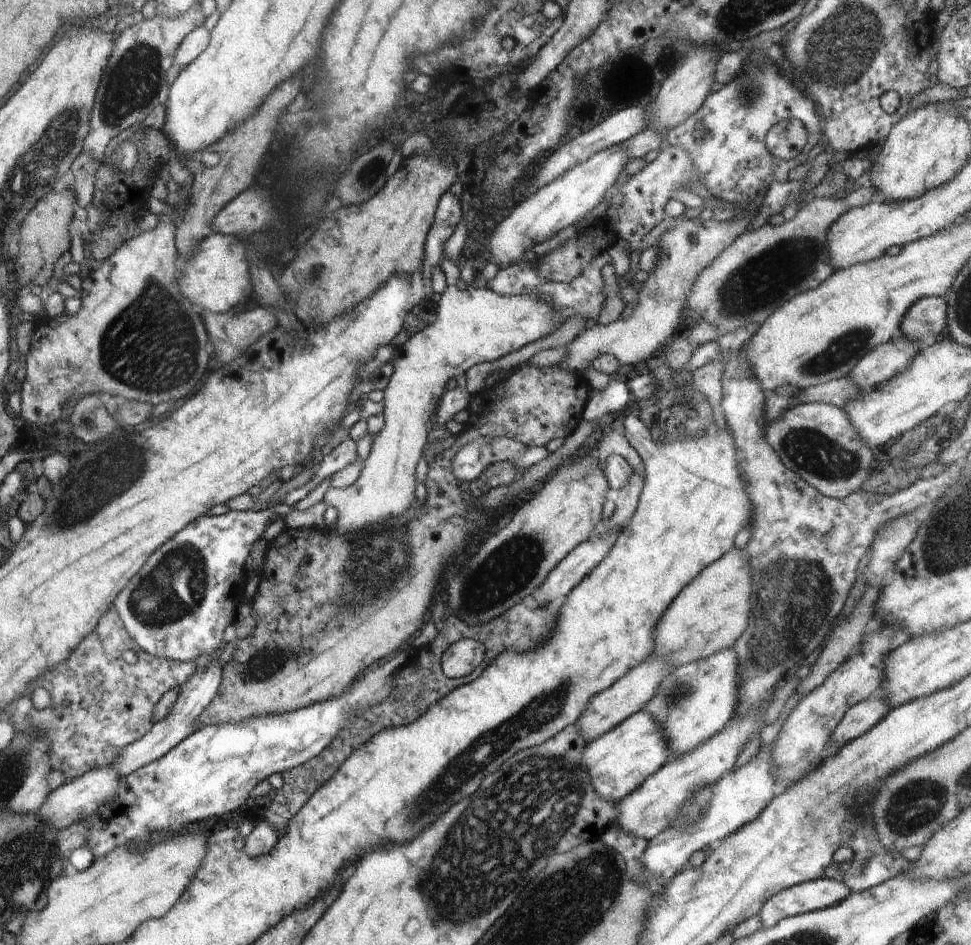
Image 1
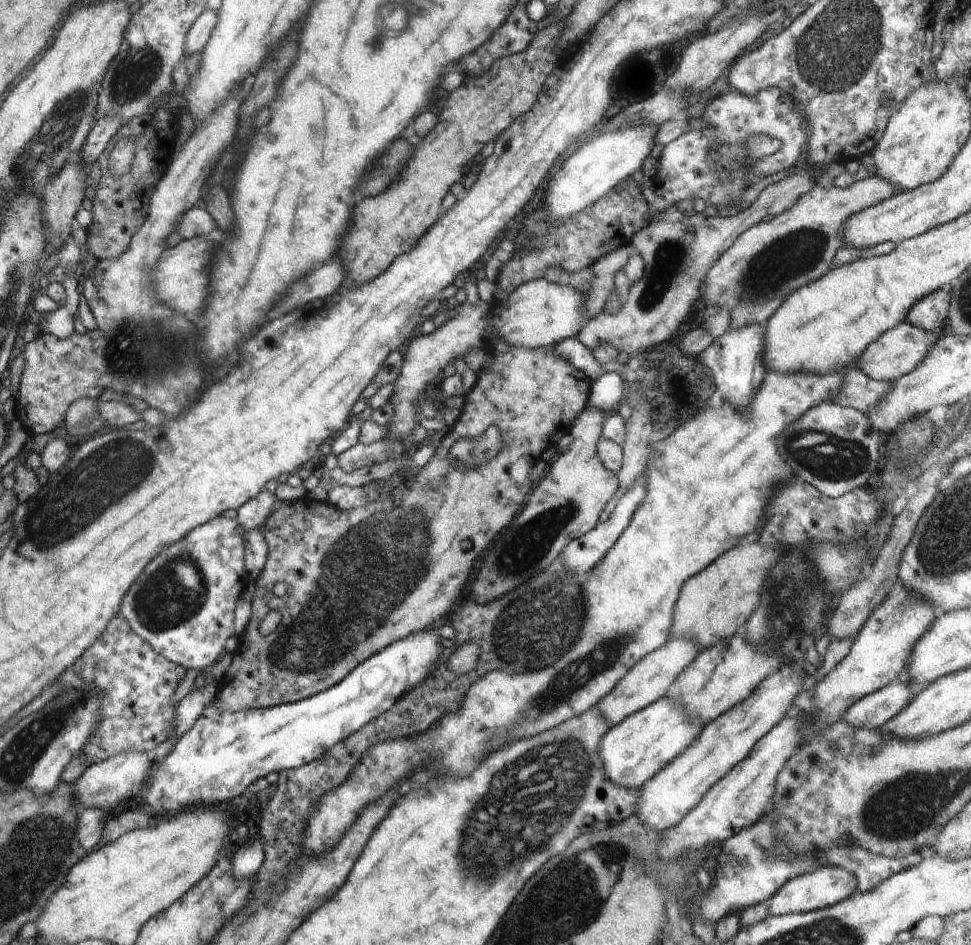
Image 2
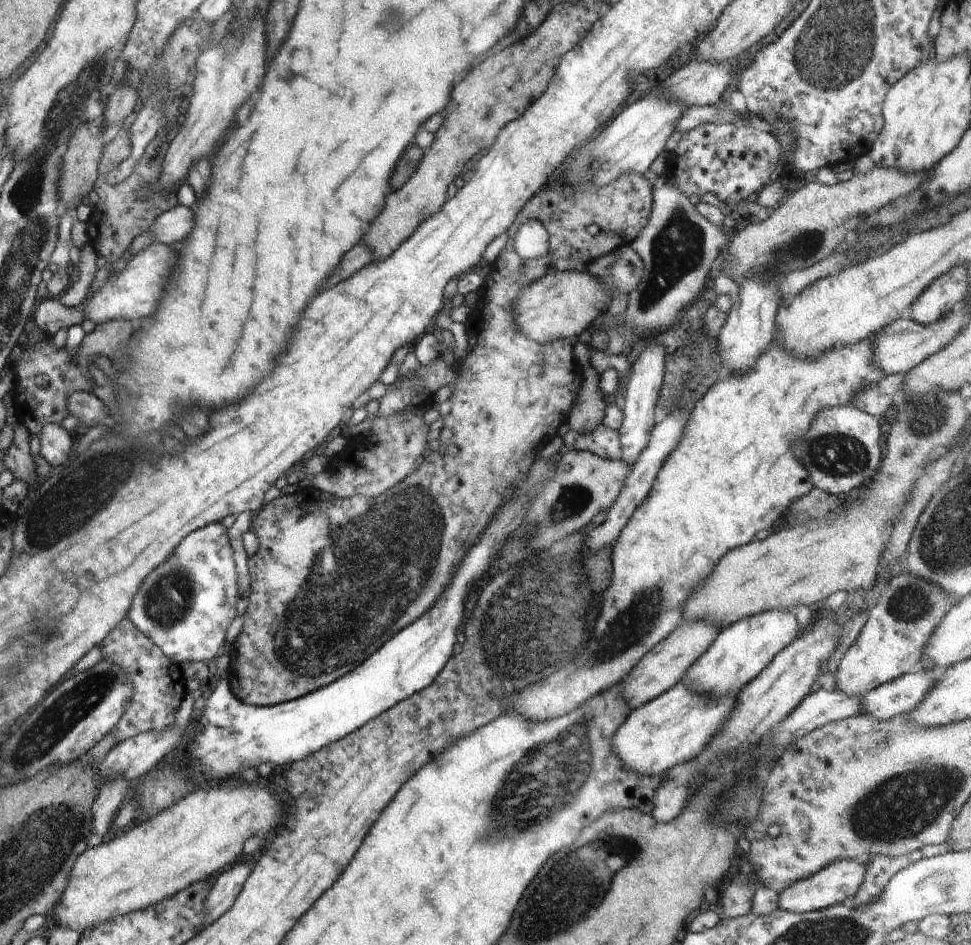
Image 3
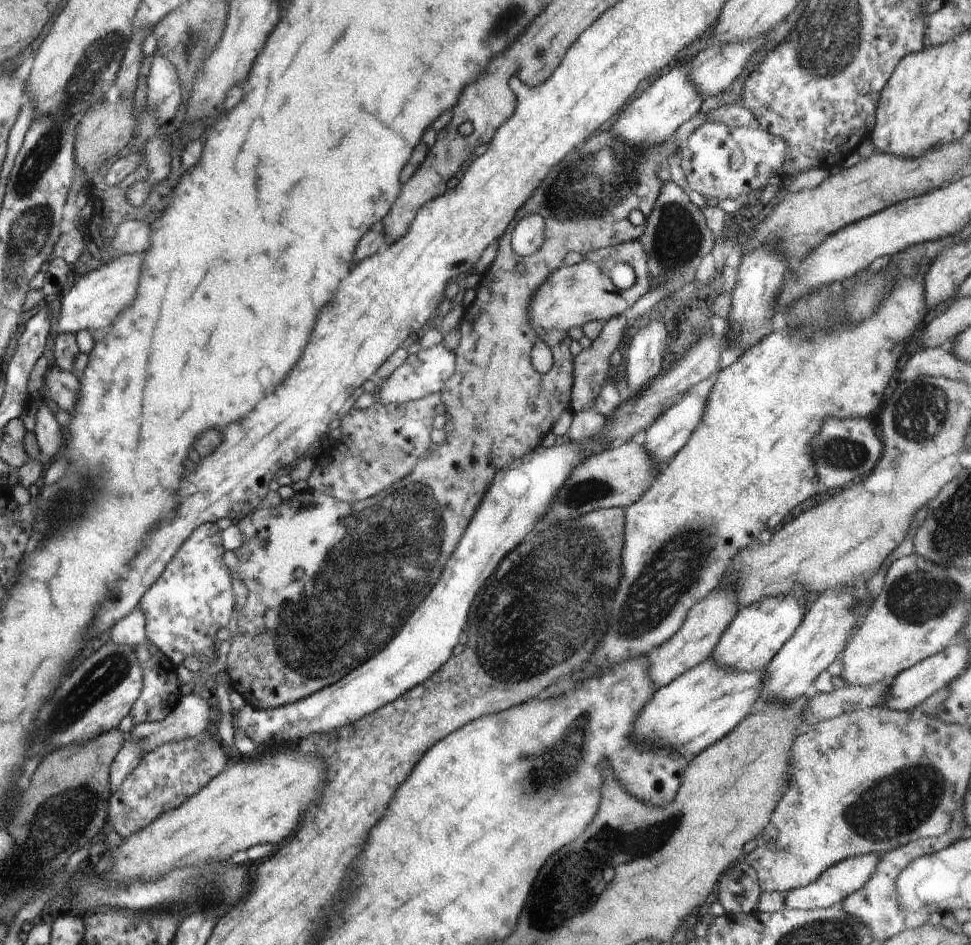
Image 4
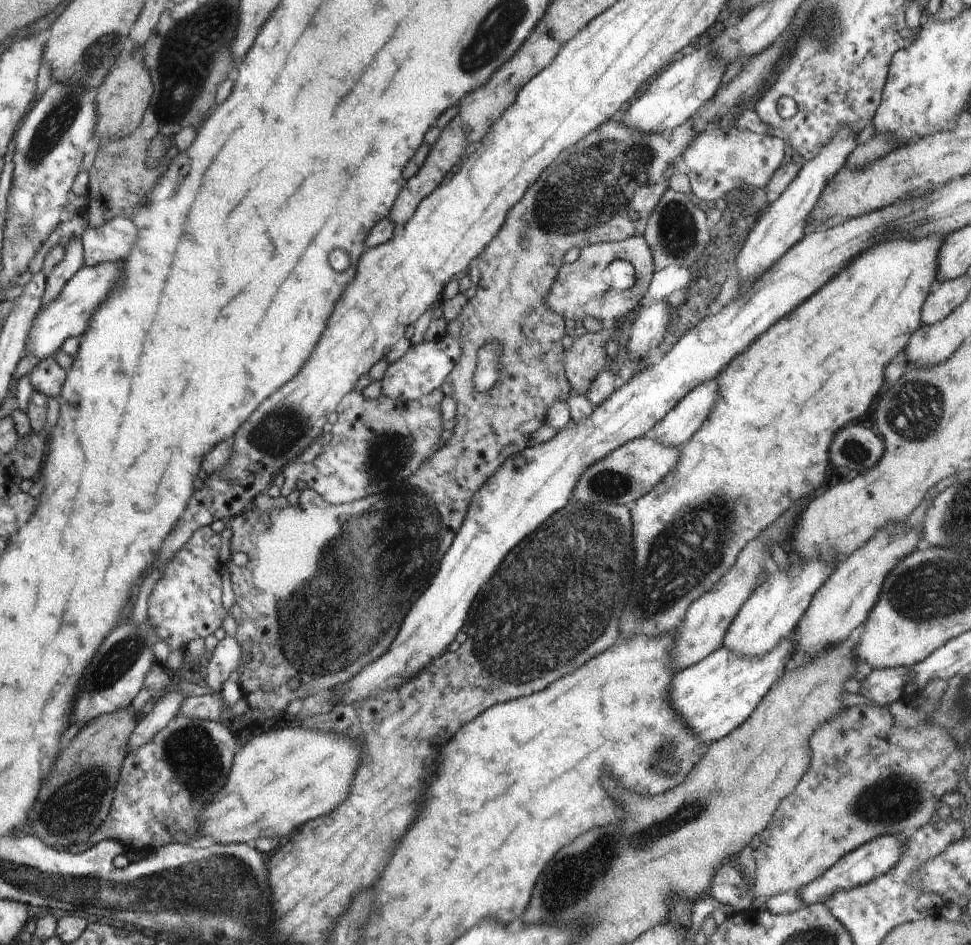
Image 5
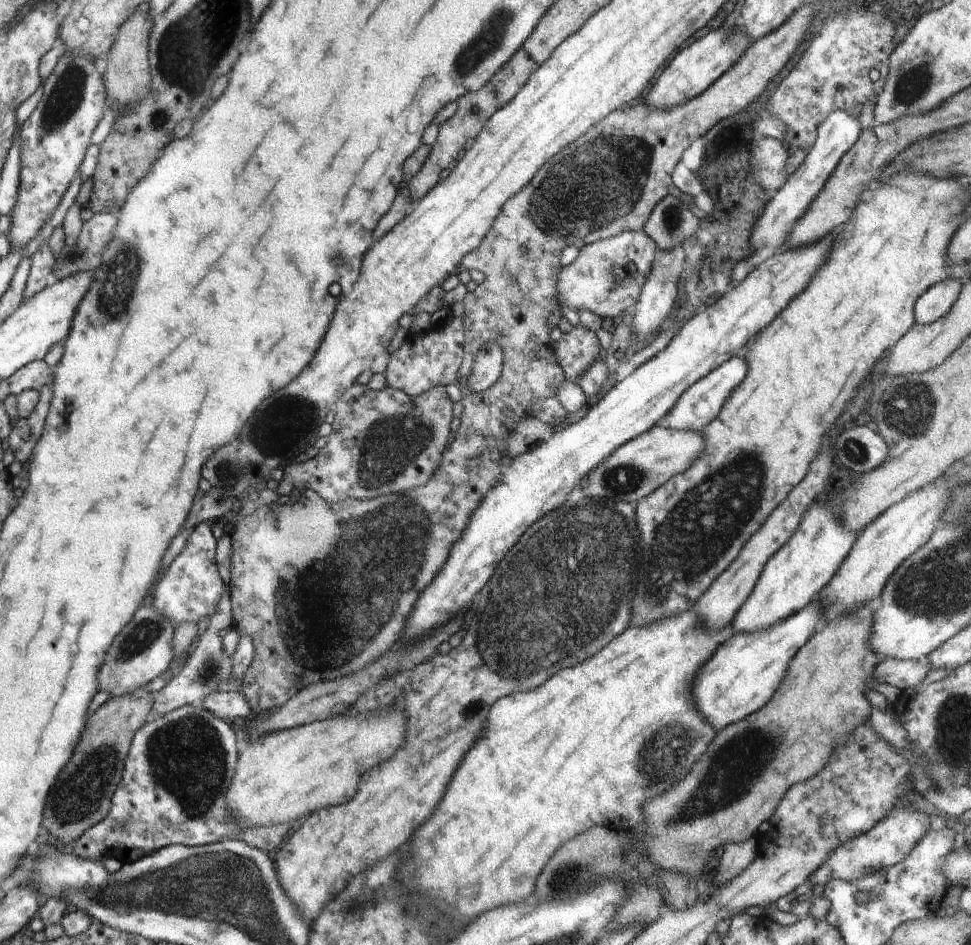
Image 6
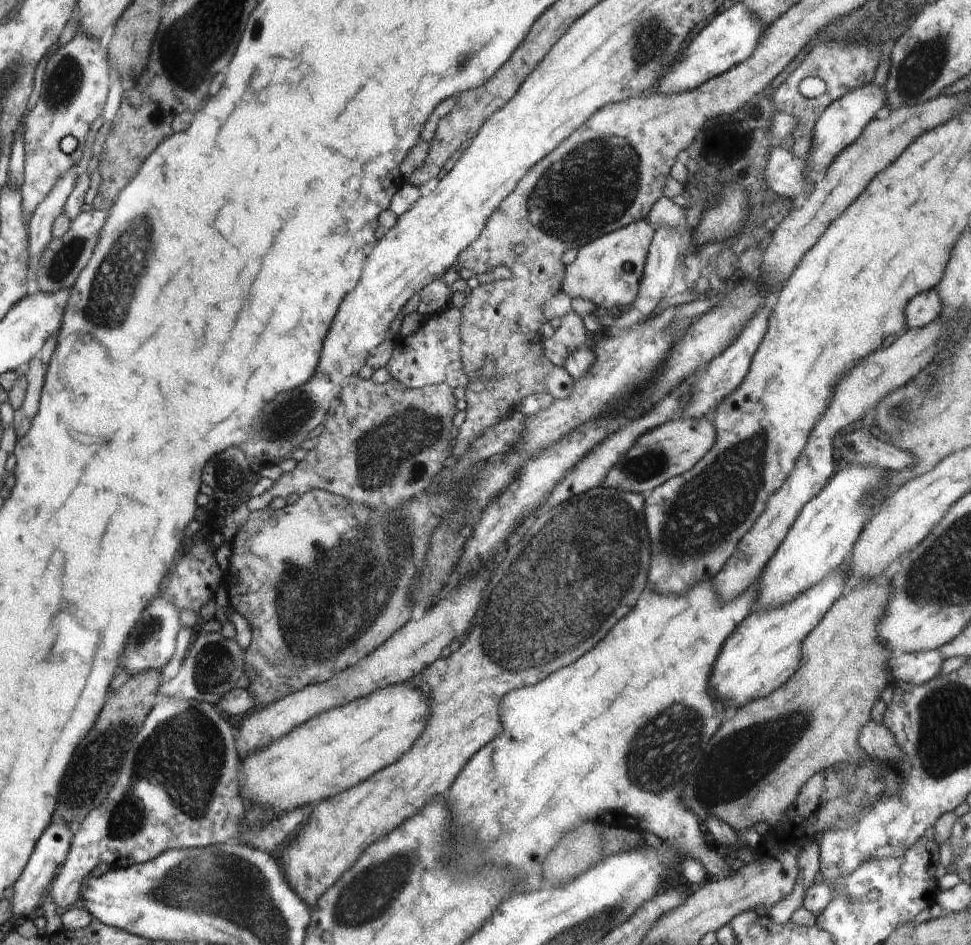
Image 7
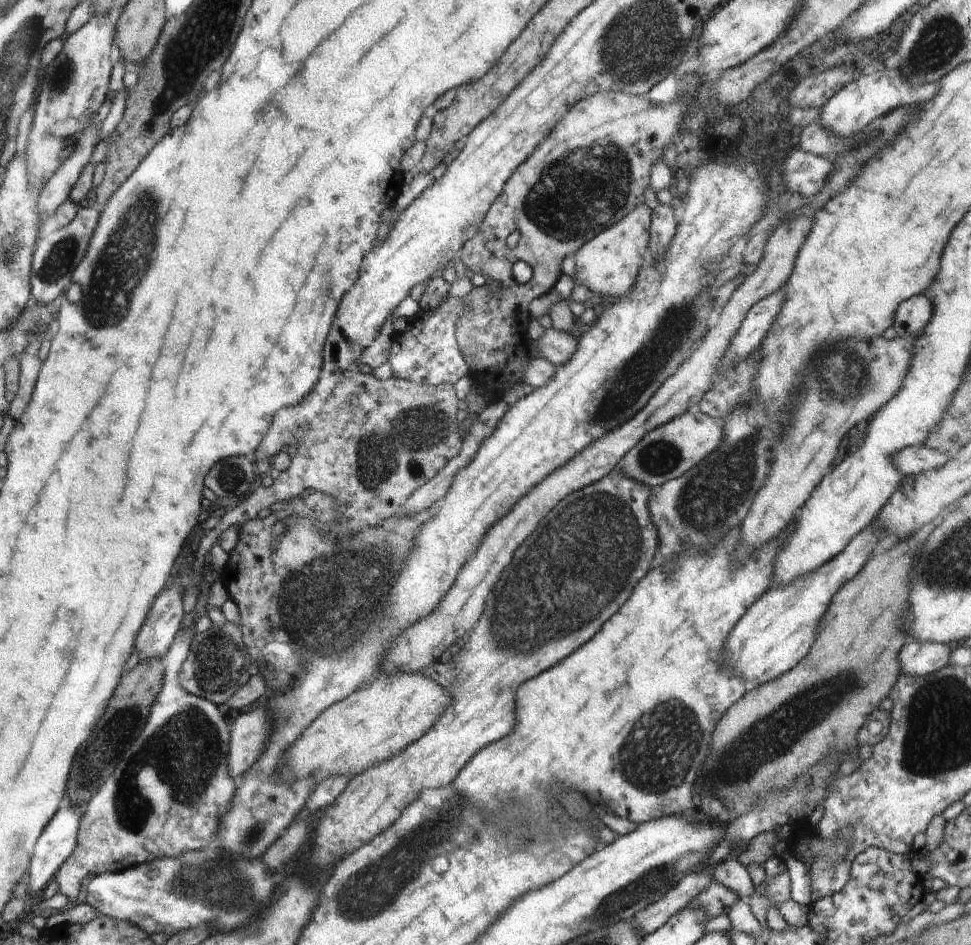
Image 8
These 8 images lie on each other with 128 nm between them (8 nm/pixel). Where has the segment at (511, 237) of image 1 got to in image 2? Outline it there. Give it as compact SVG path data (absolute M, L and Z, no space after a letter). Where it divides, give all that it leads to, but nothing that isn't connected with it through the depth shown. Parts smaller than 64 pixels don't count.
M653 124L634 125L606 133L586 142L574 154L564 161L558 172L549 177L546 196L546 212L553 221L563 221L573 214L579 213L587 206L594 204L603 196L609 194L619 182L630 177L637 170L641 170L642 163L656 144L655 136L658 127Z

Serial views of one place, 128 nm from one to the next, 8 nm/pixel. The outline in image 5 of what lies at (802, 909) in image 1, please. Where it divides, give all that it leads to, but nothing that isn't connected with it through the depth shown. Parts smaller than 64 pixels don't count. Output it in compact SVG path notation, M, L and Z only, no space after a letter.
M884 835L875 838L856 850L843 856L835 865L832 865L821 877L809 882L796 892L799 900L806 906L814 903L824 904L825 900L835 892L850 890L851 888L865 885L885 875L901 857L903 842L905 838L901 835Z

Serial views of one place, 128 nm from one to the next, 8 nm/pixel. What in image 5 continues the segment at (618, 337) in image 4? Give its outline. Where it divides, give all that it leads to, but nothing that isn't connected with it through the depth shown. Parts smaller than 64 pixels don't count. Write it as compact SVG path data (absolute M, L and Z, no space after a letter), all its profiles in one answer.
M603 328L595 333L587 332L565 349L565 375L576 395L586 396L597 375L610 368L611 361L606 353L610 335L610 330Z

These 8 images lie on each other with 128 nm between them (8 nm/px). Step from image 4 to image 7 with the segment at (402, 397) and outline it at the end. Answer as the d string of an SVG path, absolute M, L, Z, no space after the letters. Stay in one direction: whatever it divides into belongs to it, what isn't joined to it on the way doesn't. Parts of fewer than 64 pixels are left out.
M450 305L444 312L432 315L423 322L418 331L409 336L400 336L386 368L395 381L408 388L423 390L426 386L444 383L450 388L463 386L470 381L461 361L461 310Z

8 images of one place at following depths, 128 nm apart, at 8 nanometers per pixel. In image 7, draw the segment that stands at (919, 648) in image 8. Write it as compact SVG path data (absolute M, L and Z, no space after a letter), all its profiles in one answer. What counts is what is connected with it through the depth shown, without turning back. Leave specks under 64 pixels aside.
M938 649L917 653L898 653L890 658L889 669L896 682L923 685L938 673L945 658Z

